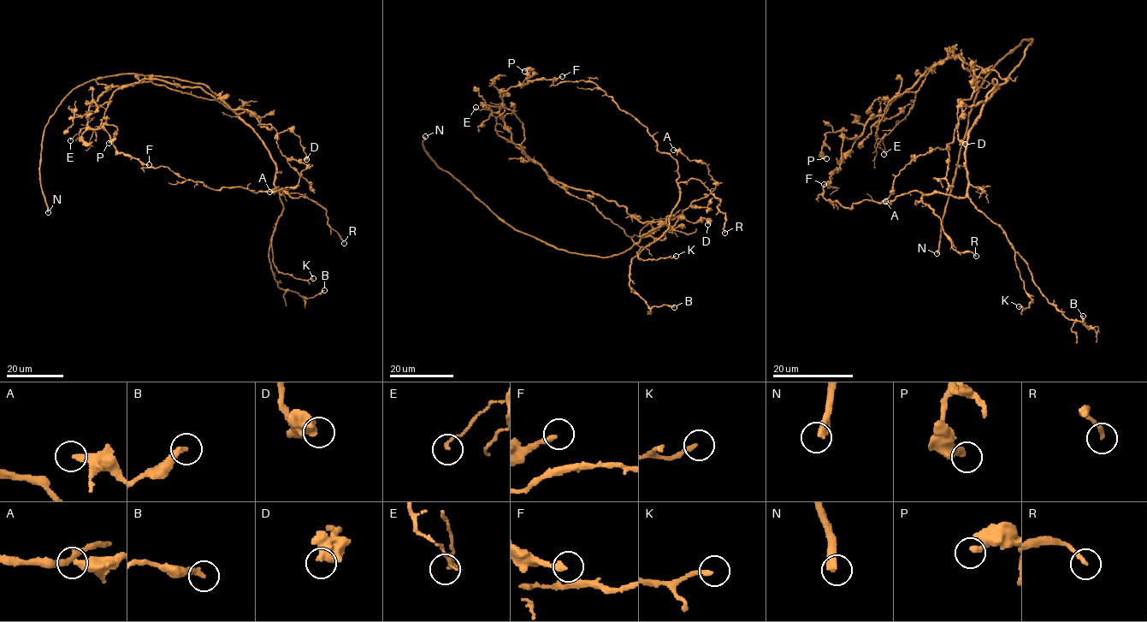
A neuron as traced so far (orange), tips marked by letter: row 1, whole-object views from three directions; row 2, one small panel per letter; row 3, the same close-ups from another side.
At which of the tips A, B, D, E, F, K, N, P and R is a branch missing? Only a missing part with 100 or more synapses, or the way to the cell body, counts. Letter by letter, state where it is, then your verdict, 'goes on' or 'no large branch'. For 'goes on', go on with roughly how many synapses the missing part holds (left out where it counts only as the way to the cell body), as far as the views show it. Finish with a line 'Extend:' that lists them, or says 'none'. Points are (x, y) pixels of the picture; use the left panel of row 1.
A: at (269, 192); no large branch
B: at (324, 290); no large branch
D: at (306, 159); no large branch
E: at (70, 140); no large branch
F: at (149, 164); no large branch
K: at (313, 278); no large branch
N: at (48, 212); goes on
P: at (109, 143); no large branch
R: at (344, 243); no large branch
Extend: N

